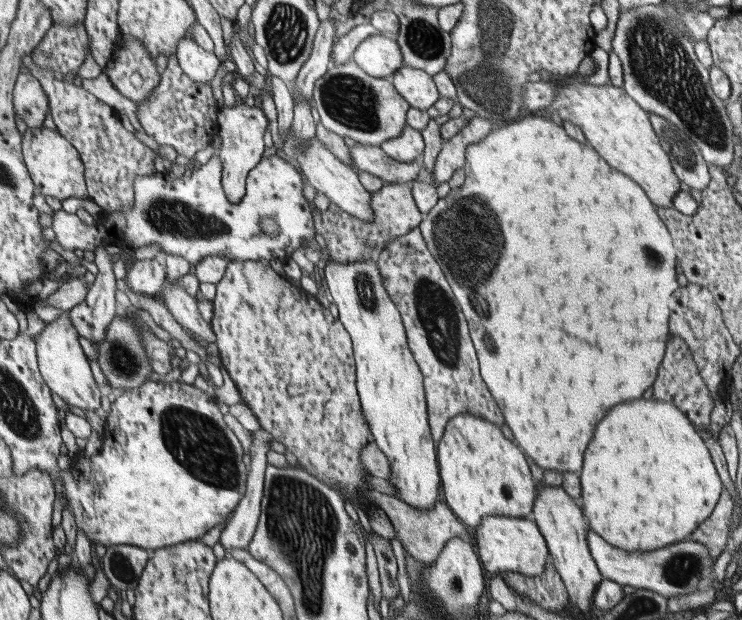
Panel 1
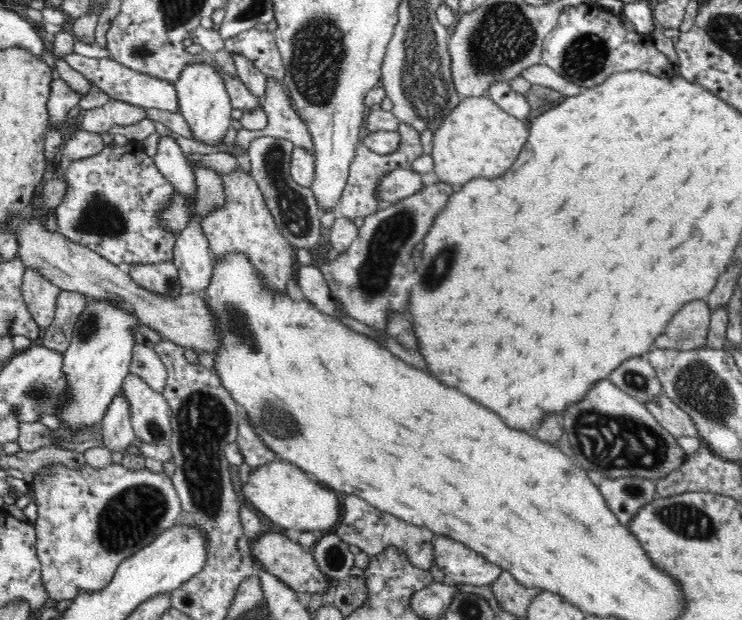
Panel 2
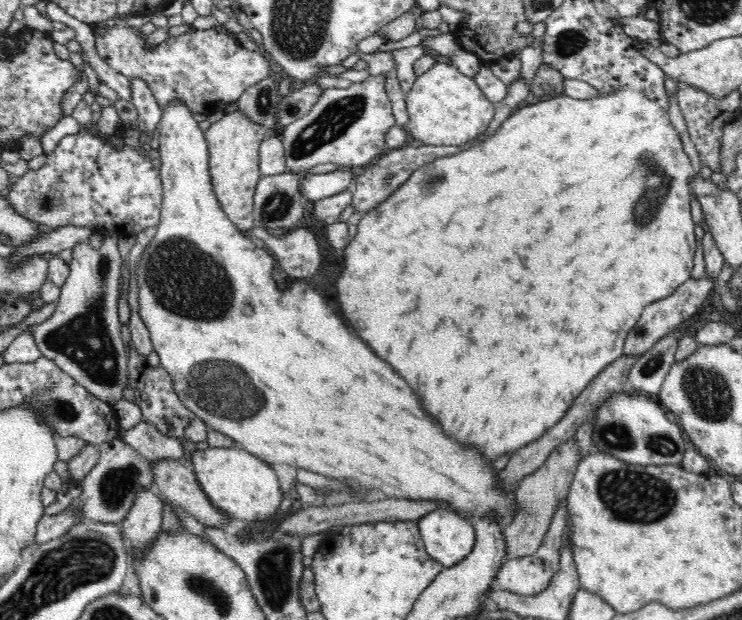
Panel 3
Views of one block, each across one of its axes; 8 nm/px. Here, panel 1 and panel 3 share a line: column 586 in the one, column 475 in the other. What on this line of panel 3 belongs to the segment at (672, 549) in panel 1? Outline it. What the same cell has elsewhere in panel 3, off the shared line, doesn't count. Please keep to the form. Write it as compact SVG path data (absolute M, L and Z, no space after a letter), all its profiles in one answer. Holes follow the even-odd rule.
M436 509L425 514L417 523L426 552L443 568L462 562L474 548L474 527L471 521L457 512Z

